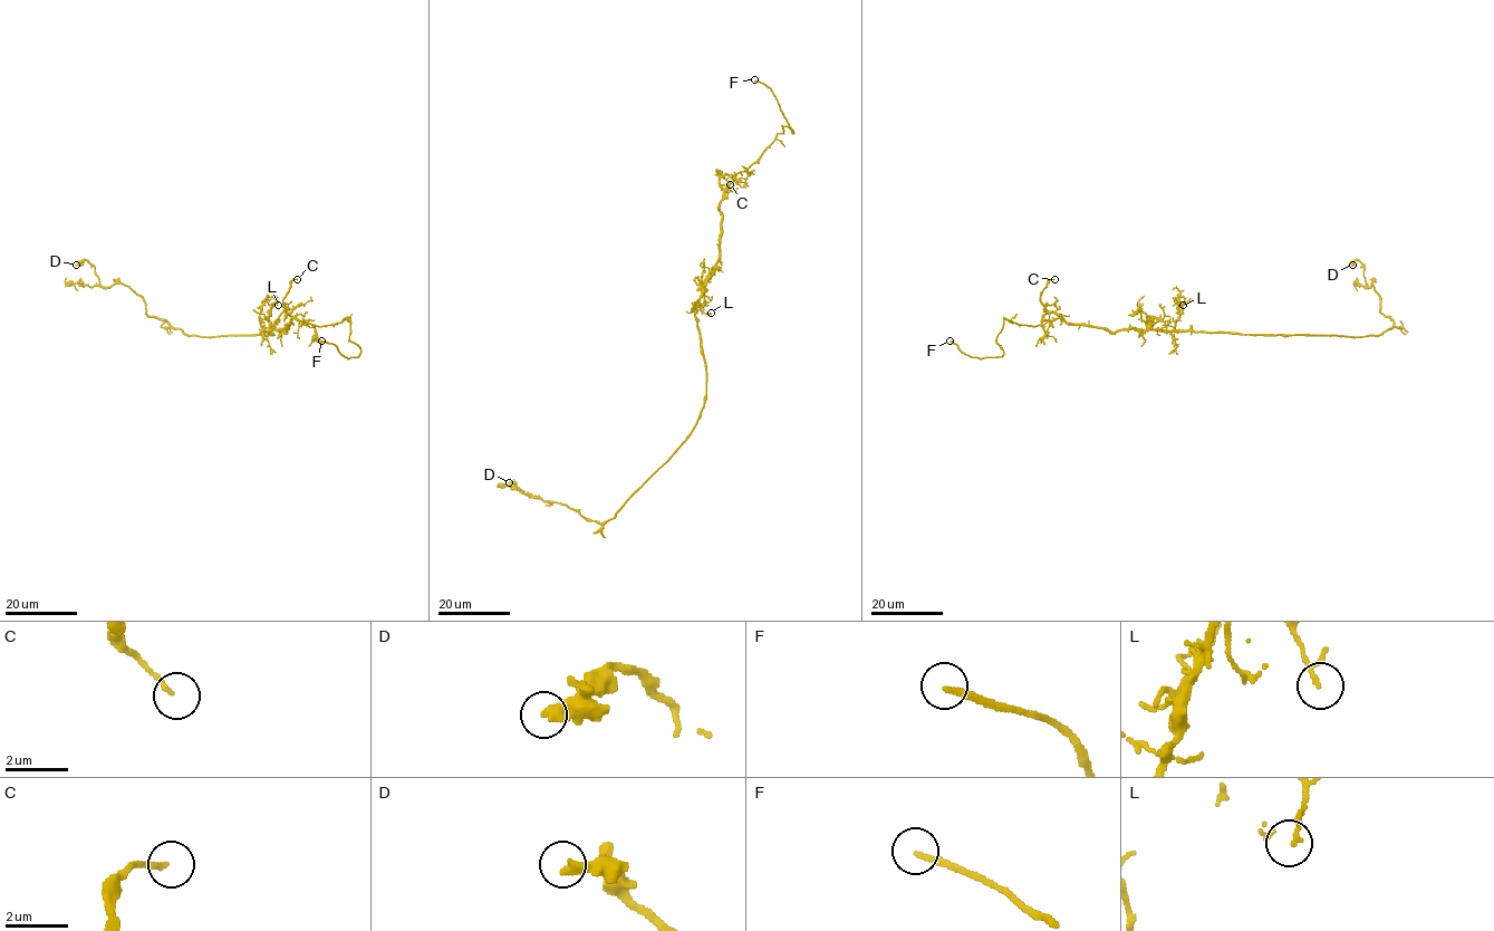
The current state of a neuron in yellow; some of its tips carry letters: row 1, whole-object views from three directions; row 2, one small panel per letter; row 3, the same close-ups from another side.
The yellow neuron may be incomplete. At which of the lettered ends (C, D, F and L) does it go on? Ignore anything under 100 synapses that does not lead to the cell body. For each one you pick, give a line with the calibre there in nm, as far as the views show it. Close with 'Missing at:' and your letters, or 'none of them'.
F: 200 nm
Missing at: F

